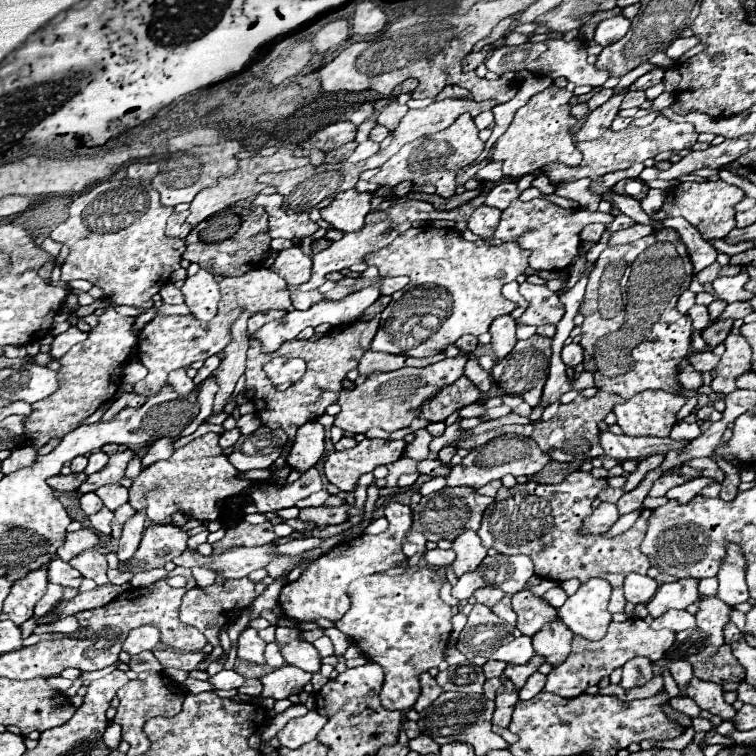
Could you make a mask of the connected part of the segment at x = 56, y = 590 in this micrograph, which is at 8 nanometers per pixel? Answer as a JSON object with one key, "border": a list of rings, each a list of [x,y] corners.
{"border":[[[49,584],[45,596],[43,596],[43,598],[37,602],[37,606],[35,606],[35,616],[37,616],[37,618],[45,616],[45,614],[61,600],[61,596],[63,596],[63,588],[57,586],[57,584]]]}

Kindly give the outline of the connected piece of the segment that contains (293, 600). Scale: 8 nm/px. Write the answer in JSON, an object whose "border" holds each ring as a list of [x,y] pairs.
{"border":[[[391,502],[385,506],[385,518],[389,520],[389,528],[377,536],[361,534],[357,538],[345,540],[339,546],[331,548],[327,554],[311,562],[299,580],[289,582],[283,586],[279,594],[279,606],[283,608],[287,618],[295,618],[301,622],[311,622],[313,618],[327,618],[331,622],[337,622],[349,608],[349,596],[347,586],[367,574],[375,574],[381,570],[395,568],[399,562],[405,560],[405,554],[401,550],[401,544],[405,540],[407,530],[411,528],[411,508],[401,502]]]}

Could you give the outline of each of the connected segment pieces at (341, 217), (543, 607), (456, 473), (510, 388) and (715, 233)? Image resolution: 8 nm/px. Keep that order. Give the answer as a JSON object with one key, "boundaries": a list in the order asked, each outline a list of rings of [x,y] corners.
{"boundaries":[[[[355,188],[339,192],[329,206],[321,208],[321,218],[341,232],[357,232],[371,210],[371,198],[371,192],[357,192]]],[[[529,590],[513,594],[513,610],[517,614],[517,628],[527,636],[533,636],[543,624],[557,618],[557,610],[547,600],[531,594]]],[[[501,436],[499,440],[491,440],[489,444],[471,450],[459,466],[451,470],[447,476],[447,486],[471,486],[481,488],[489,484],[491,480],[501,480],[505,474],[513,476],[533,476],[539,470],[543,470],[549,462],[553,462],[545,452],[539,450],[539,446],[531,438],[523,436]]],[[[531,336],[527,340],[519,340],[515,348],[493,366],[491,374],[503,394],[517,394],[521,396],[529,406],[537,406],[541,400],[543,384],[547,380],[547,364],[551,360],[551,338],[545,336]]],[[[723,180],[717,182],[681,182],[675,188],[667,190],[663,208],[667,216],[681,216],[685,218],[691,226],[695,226],[703,240],[715,240],[715,238],[725,238],[733,228],[735,228],[735,204],[745,198],[745,192],[737,186],[725,184]]]]}

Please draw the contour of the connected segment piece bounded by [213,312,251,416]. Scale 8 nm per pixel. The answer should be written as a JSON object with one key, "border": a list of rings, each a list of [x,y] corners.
{"border":[[[241,312],[241,316],[235,320],[235,326],[231,326],[231,344],[227,344],[227,348],[223,348],[221,364],[213,372],[215,382],[219,386],[219,390],[215,394],[213,416],[223,412],[229,396],[235,390],[237,380],[243,376],[245,354],[249,350],[249,342],[247,342],[247,320],[249,320],[249,316],[251,316],[249,312]]]}

